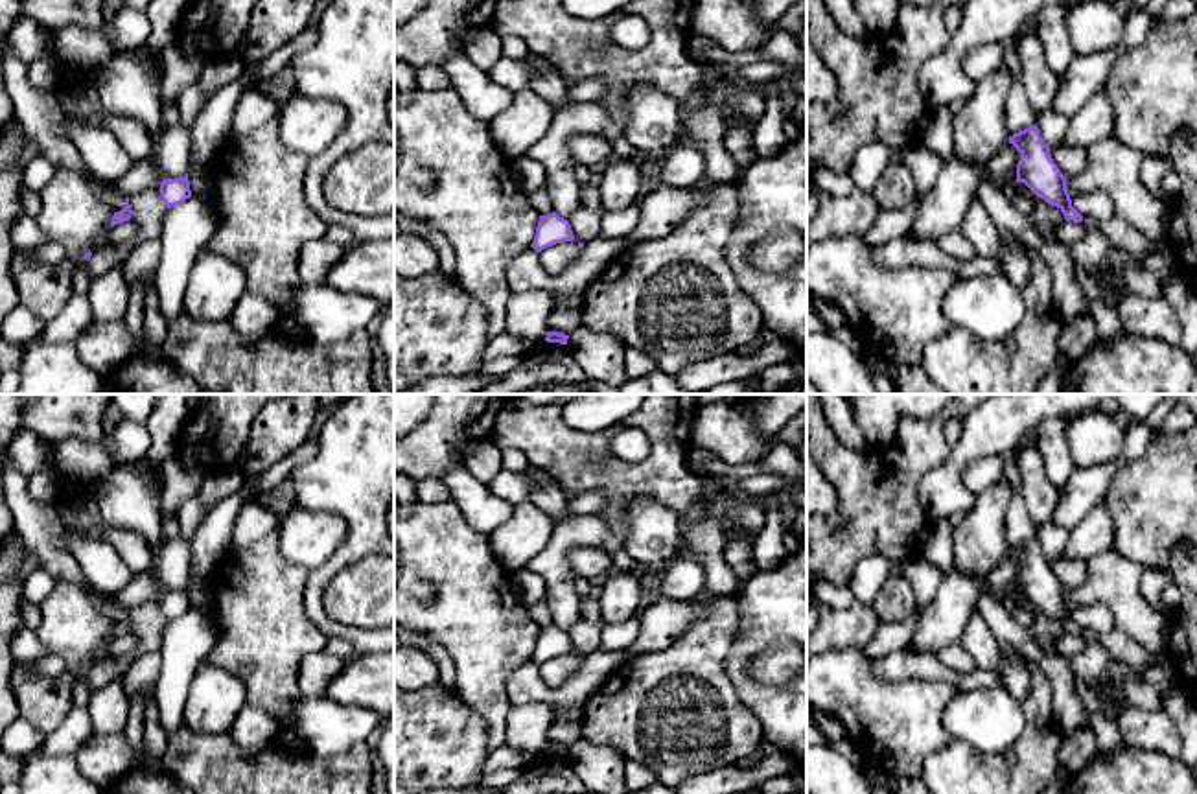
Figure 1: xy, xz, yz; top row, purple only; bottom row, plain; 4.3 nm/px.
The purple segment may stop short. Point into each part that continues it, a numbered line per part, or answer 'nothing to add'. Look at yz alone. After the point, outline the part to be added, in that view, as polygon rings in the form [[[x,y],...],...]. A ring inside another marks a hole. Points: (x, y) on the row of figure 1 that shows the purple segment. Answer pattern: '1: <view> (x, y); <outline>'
nothing to add

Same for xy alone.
nothing to add

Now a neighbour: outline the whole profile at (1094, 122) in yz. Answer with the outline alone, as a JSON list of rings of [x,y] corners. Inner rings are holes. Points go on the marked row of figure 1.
[[[1096,92],[1068,120],[1068,131],[1061,144],[1090,149],[1094,144],[1110,138],[1114,133],[1114,111],[1107,94]]]

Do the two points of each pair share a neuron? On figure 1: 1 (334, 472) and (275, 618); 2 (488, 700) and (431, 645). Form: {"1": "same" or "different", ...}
{"1": "different", "2": "different"}

